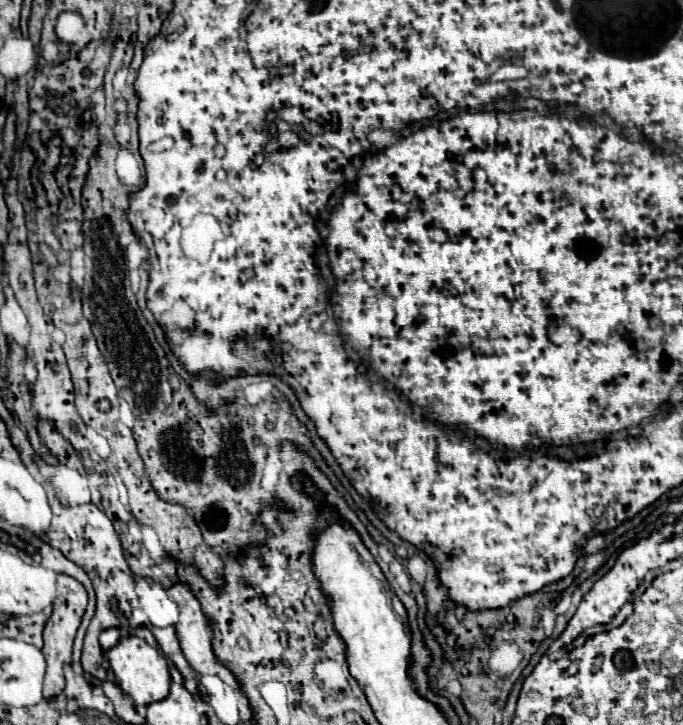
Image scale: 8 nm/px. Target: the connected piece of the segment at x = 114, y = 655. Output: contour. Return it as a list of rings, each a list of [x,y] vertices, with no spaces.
[[[139,637],[121,639],[119,645],[107,651],[107,659],[119,681],[119,687],[123,689],[125,695],[129,695],[135,701],[135,705],[149,705],[155,701],[163,701],[169,695],[171,675],[169,675],[167,659],[159,649],[151,647],[145,639]]]

